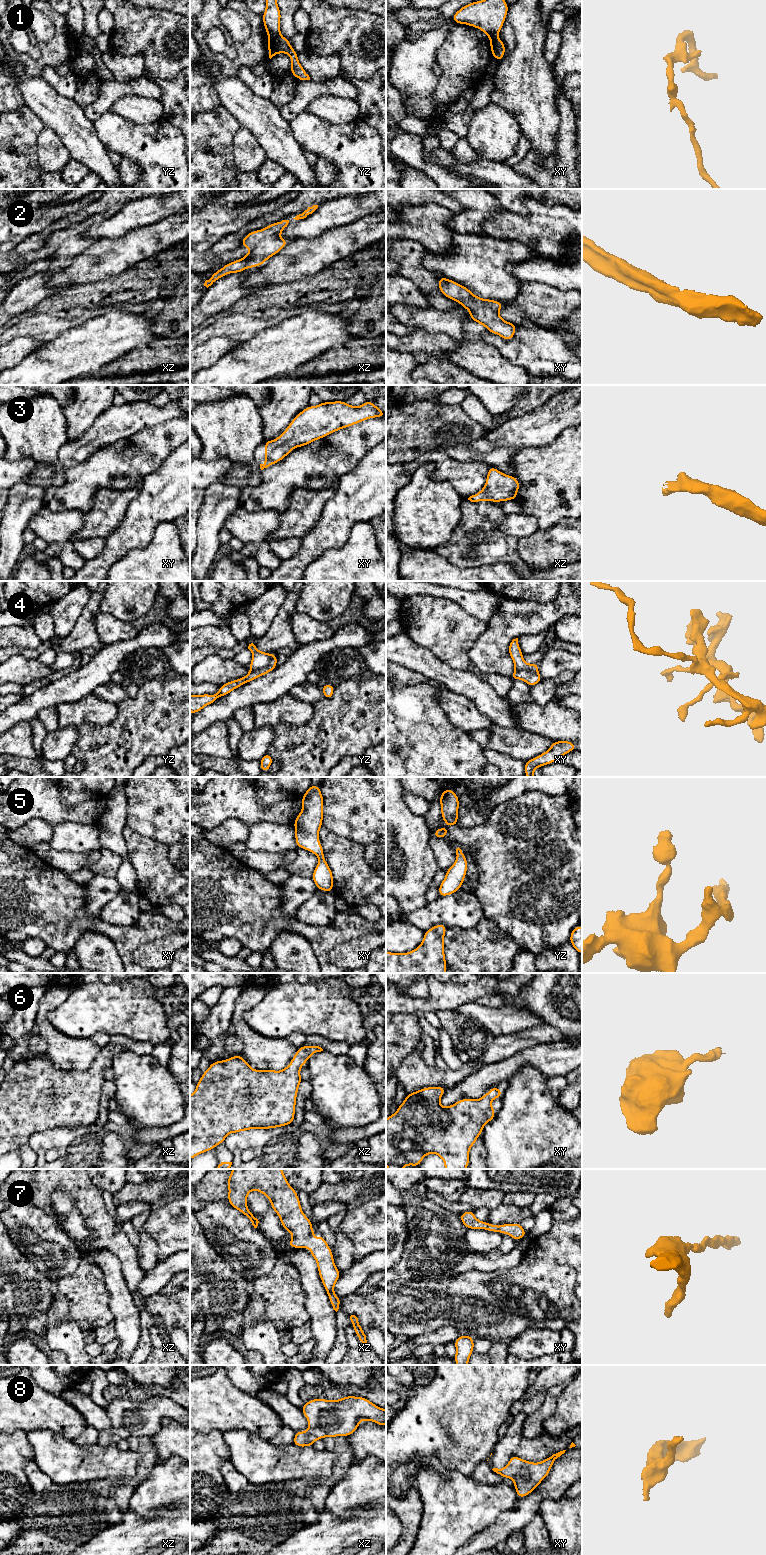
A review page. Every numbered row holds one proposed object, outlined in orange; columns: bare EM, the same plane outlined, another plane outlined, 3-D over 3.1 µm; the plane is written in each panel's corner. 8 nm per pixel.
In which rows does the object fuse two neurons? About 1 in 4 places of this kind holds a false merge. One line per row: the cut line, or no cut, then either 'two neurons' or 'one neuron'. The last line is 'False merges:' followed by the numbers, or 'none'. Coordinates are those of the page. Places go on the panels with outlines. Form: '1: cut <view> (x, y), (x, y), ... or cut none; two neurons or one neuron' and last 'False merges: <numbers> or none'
1: cut yz (279, 34), (269, 36); two neurons
2: cut none; one neuron
3: cut none; one neuron
4: cut yz (271, 654), (271, 660), (266, 666), (251, 670); two neurons
5: cut none; one neuron
6: cut none; one neuron
7: cut none; one neuron
8: cut none; one neuron
False merges: 1, 4

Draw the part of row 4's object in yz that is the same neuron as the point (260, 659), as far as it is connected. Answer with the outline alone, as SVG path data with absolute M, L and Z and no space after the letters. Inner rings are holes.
M253 643L249 644L248 649L252 652L253 655L252 661L248 665L251 670L258 670L269 665L271 661L270 653L259 651Z

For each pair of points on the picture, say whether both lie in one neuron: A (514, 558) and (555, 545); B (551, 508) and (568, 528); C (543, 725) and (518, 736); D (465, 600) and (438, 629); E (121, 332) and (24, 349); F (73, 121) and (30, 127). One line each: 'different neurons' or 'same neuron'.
A: different neurons
B: different neurons
C: different neurons
D: different neurons
E: different neurons
F: different neurons

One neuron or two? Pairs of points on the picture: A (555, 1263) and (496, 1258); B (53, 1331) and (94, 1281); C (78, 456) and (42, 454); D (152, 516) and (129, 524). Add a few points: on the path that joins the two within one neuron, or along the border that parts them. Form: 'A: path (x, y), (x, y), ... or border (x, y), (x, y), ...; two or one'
A: border (523, 1252), (522, 1259), (516, 1266), (499, 1269); two
B: border (53, 1295), (65, 1298), (67, 1317), (82, 1331); two
C: border (68, 441), (60, 448), (55, 463), (40, 464); two
D: path (146, 516), (143, 516), (135, 524); one

